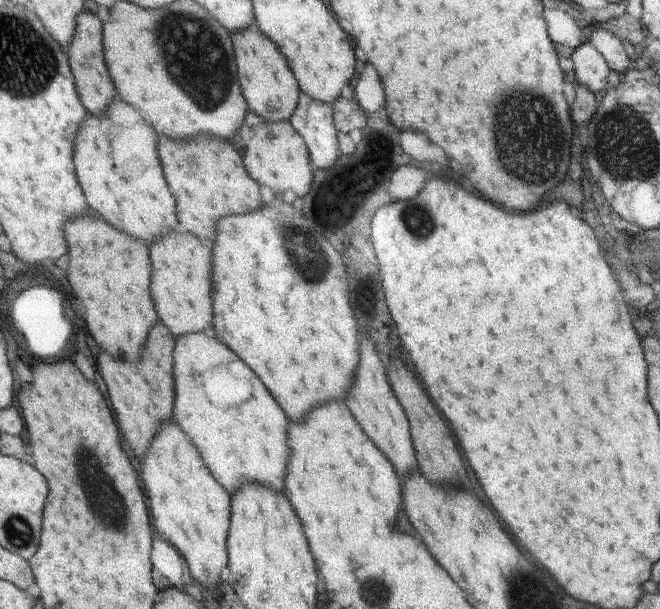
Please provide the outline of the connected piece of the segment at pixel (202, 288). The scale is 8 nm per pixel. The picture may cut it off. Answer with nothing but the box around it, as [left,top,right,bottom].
[152,232,214,337]

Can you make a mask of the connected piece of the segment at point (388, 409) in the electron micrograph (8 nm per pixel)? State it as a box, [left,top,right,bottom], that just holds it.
[344,334,419,478]

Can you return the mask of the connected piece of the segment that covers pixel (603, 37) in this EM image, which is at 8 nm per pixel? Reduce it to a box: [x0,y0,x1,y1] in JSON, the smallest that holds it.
[590,29,633,75]

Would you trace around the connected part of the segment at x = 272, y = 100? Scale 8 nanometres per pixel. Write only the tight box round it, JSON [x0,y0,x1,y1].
[234,24,301,122]

